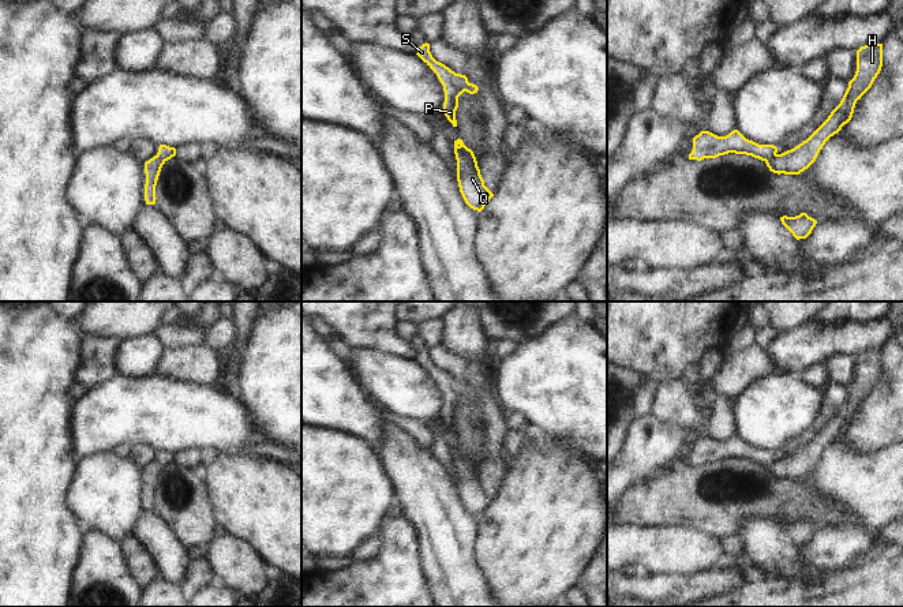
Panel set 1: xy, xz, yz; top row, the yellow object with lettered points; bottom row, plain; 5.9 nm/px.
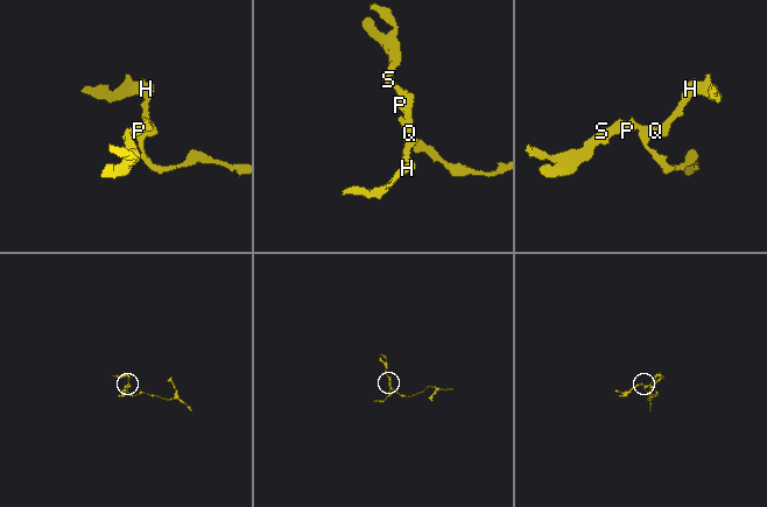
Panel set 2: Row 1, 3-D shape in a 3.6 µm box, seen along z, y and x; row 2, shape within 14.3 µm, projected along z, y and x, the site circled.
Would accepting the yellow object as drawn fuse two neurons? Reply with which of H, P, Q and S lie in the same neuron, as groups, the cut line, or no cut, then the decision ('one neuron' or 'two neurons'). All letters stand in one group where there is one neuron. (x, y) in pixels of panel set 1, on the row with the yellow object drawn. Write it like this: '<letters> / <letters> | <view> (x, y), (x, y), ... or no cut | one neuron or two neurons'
H Q / P S | xz (459, 146), (476, 165) | two neurons

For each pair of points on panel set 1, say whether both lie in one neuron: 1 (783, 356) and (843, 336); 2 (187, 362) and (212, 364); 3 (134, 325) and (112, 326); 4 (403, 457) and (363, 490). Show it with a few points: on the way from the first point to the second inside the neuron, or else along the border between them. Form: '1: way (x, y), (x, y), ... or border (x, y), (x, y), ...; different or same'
1: way (798, 349), (828, 341); same
2: way (193, 364), (206, 364); same
3: way (128, 325), (117, 325); same
4: border (379, 450), (400, 499); different

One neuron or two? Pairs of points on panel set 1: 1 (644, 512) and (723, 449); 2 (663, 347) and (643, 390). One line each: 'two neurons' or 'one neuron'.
1: two neurons
2: two neurons

